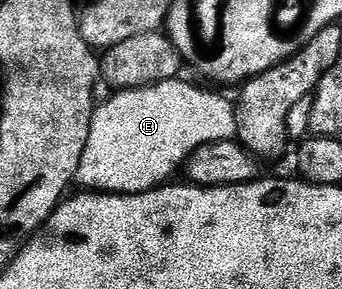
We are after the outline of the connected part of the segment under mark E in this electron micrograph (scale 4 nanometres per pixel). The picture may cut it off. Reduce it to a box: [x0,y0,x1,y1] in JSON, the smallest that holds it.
[75,76,237,194]

